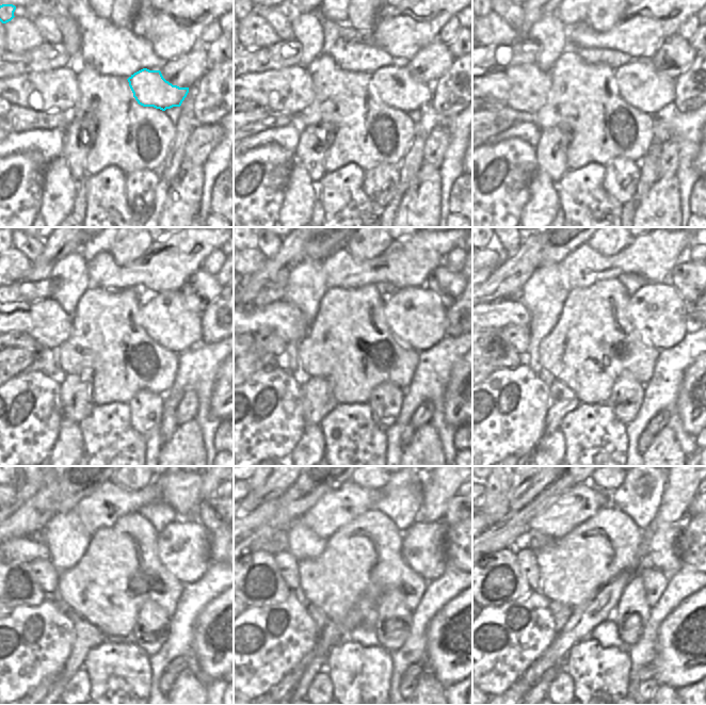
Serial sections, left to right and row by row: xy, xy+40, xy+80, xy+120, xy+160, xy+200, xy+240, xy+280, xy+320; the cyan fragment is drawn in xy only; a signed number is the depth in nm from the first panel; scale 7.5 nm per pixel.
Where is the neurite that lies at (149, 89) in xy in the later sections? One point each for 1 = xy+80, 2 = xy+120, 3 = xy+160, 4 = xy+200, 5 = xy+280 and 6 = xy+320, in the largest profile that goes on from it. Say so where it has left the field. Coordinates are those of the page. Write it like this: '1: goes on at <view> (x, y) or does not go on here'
1: goes on at xy+80 (639, 83)
2: goes on at xy+120 (173, 320)
3: goes on at xy+160 (416, 317)
4: goes on at xy+200 (660, 316)
5: goes on at xy+280 (422, 549)
6: goes on at xy+320 (661, 555)

